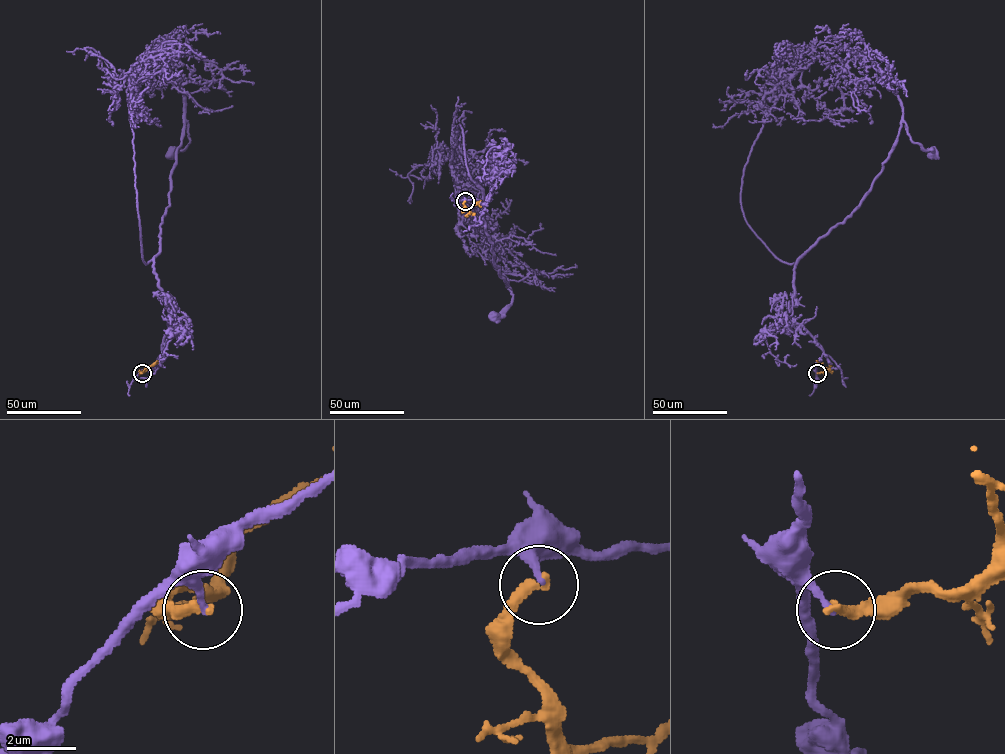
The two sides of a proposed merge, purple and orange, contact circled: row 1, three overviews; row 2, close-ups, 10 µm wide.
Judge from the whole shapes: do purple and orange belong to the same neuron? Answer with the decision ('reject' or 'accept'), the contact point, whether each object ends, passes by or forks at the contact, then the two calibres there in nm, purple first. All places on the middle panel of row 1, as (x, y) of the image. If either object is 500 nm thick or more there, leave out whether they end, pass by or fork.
reject; at (465, 201); purple ends there; orange ends there; 190 nm thick on the purple side, 320 nm on the other

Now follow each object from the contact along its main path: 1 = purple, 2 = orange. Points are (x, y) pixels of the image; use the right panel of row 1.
1: (817, 373), (822, 347), (785, 317), (795, 264), (860, 204), (902, 121), (910, 139), (932, 154)
2: (817, 373), (824, 368), (830, 369), (831, 366)

